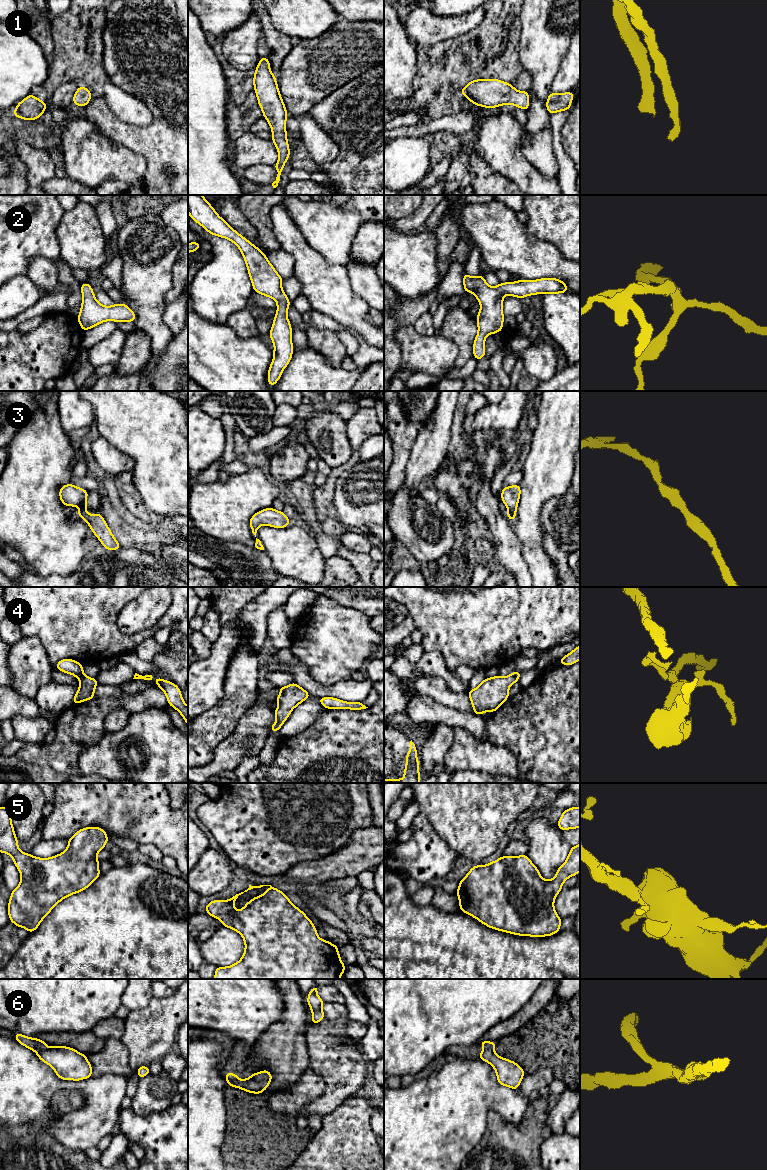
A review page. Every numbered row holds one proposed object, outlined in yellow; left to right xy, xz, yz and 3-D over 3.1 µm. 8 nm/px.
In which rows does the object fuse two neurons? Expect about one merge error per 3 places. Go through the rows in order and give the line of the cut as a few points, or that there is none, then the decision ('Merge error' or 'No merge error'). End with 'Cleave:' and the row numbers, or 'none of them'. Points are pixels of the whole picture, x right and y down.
1: No split. No merge error
2: No split. No merge error
3: No split. No merge error
4: No split. No merge error
5: No split. No merge error
6: Split along xy (45, 1048), (36, 1052). Merge error
Cleave: 6

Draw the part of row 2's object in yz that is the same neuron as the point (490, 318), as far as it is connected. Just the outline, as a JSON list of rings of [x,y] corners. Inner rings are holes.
[[[466,273],[463,275],[463,284],[465,293],[472,292],[475,297],[477,298],[478,302],[480,303],[480,311],[476,317],[477,325],[478,325],[478,333],[474,340],[473,344],[473,356],[479,361],[485,356],[485,338],[489,334],[495,334],[497,332],[502,331],[503,329],[503,321],[504,321],[504,314],[502,310],[503,306],[503,298],[506,295],[511,295],[516,298],[525,298],[529,295],[535,294],[558,294],[558,293],[565,293],[568,291],[568,287],[566,283],[563,281],[556,279],[556,278],[541,278],[538,280],[523,280],[520,279],[516,282],[505,282],[500,283],[495,287],[489,286],[484,276],[469,276]]]

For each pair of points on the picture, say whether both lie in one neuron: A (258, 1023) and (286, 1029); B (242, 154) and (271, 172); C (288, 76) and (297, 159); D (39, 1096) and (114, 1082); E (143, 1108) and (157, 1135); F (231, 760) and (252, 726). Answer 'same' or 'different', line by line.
A: different
B: different
C: different
D: same
E: different
F: same

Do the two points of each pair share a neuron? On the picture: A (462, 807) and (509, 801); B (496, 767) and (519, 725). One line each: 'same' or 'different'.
A: same
B: different

